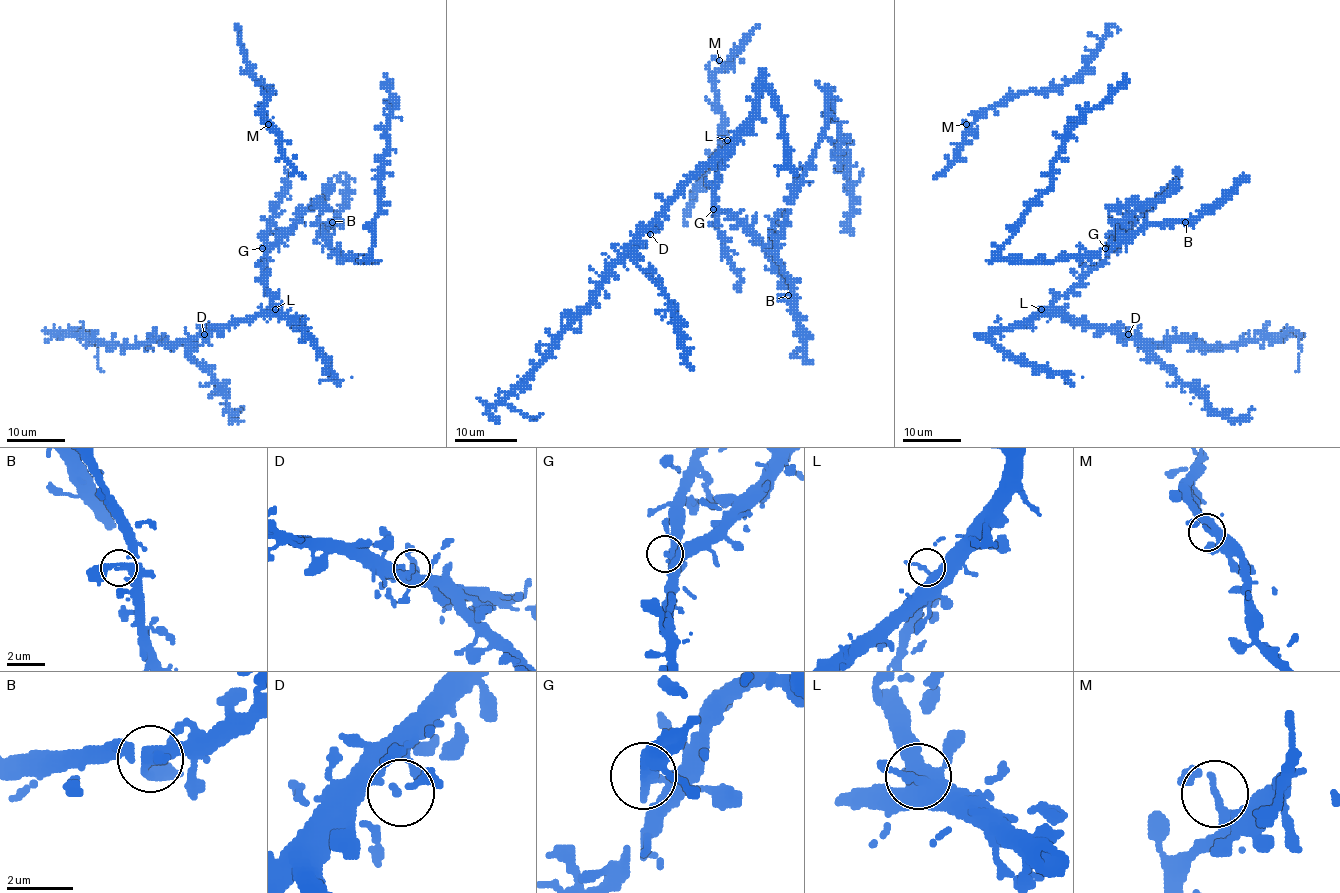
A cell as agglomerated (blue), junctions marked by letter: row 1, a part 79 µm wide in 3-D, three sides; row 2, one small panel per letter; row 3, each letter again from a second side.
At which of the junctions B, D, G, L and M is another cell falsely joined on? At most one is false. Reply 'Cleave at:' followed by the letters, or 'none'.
Cleave at: G

